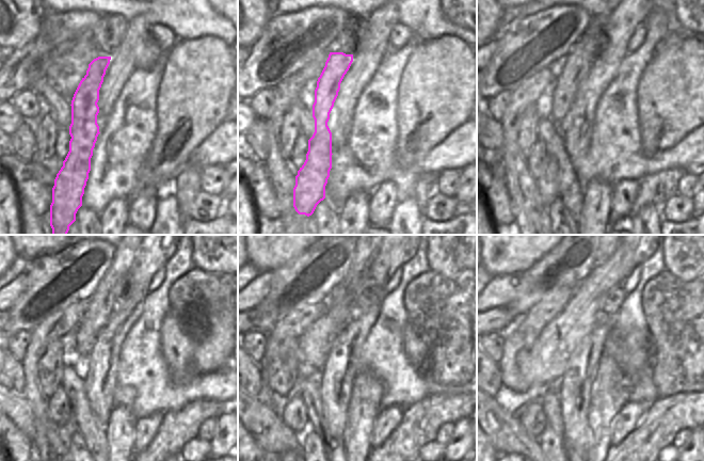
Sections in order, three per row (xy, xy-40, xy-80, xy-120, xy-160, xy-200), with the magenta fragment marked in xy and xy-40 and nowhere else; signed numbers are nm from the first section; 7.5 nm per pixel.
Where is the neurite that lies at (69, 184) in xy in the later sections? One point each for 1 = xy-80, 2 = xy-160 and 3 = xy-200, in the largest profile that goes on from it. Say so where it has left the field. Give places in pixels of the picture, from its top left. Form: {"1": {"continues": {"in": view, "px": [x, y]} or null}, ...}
{"1": {"continues": {"in": "xy-80", "px": [578, 62]}}, "2": {"continues": {"in": "xy-160", "px": [364, 256]}}, "3": {"continues": {"in": "xy-200", "px": [602, 256]}}}

